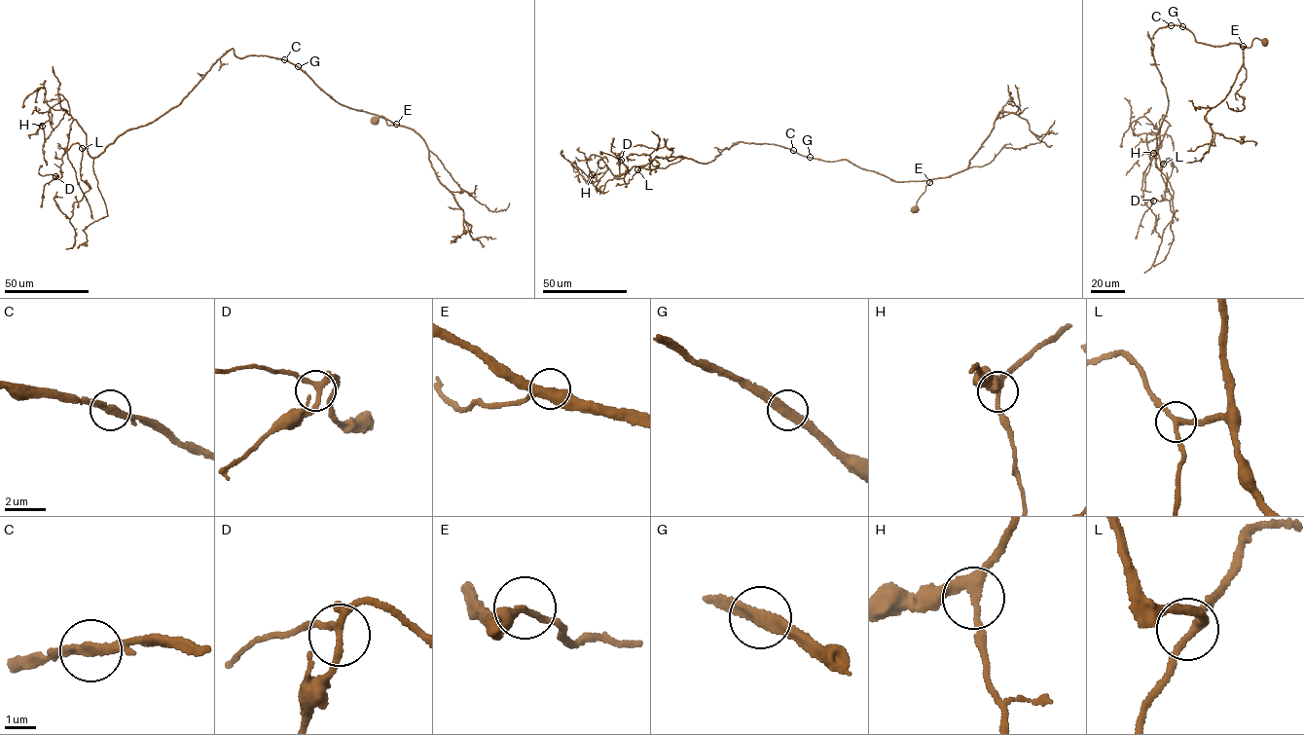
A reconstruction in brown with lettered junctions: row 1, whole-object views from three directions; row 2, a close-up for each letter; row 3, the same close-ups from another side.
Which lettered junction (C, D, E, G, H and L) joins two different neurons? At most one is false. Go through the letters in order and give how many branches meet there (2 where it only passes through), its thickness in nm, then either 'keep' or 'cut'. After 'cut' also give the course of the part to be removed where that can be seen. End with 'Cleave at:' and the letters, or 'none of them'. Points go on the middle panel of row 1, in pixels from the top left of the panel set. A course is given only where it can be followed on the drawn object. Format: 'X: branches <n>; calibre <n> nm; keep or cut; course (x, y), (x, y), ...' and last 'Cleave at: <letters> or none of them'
C: branches 2; calibre 280 nm; keep
D: branches 3; calibre 200 nm; keep
E: branches 2; calibre 240 nm; keep
G: branches 2; calibre 300 nm; keep
H: branches 3; calibre 300 nm; keep
L: branches 3; calibre 240 nm; keep
Cleave at: none of them

